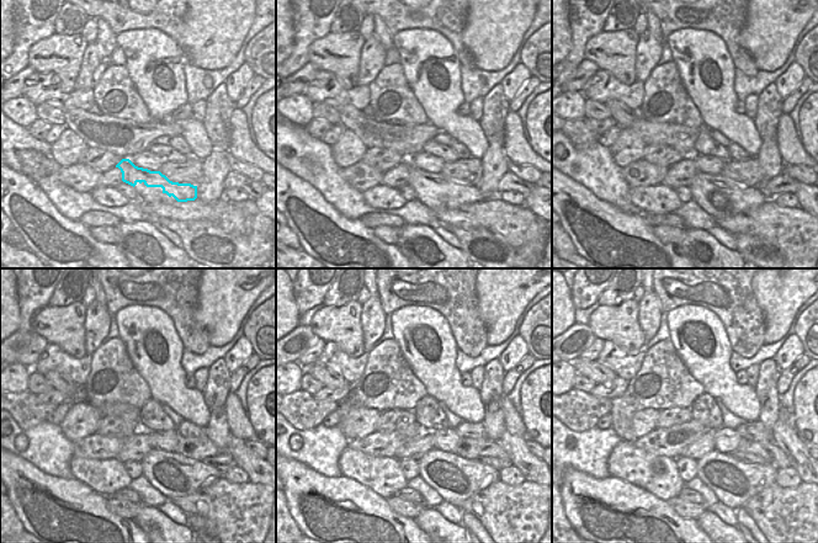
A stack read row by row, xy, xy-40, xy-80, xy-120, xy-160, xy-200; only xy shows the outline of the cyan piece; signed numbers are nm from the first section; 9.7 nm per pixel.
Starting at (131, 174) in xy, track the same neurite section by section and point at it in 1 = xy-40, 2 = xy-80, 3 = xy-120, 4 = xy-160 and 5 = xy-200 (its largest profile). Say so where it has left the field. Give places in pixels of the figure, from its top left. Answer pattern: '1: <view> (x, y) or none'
1: xy-40 (460, 192)
2: xy-80 (742, 197)
3: xy-120 (190, 474)
4: xy-160 (468, 477)
5: xy-200 (747, 479)

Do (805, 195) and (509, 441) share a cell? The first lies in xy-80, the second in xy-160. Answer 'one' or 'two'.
one

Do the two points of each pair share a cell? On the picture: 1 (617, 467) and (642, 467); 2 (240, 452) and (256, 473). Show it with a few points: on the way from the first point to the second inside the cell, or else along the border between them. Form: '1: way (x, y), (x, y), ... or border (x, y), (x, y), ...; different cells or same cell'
1: way (623, 467), (636, 467); same cell
2: way (244, 457), (255, 468); same cell

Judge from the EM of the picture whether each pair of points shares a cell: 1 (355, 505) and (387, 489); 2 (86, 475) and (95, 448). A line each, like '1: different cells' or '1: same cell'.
1: different cells
2: different cells

